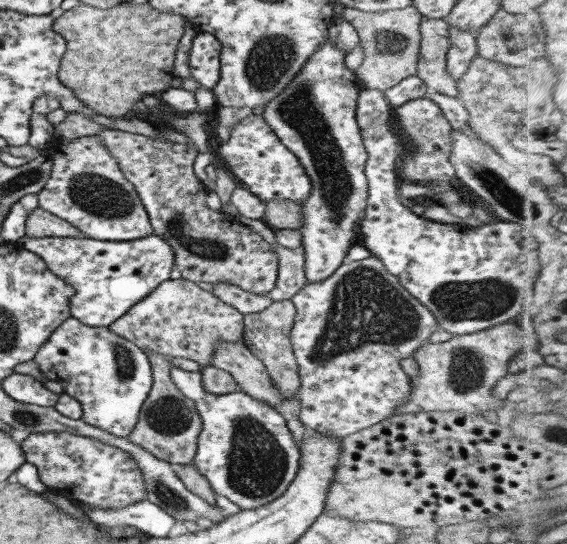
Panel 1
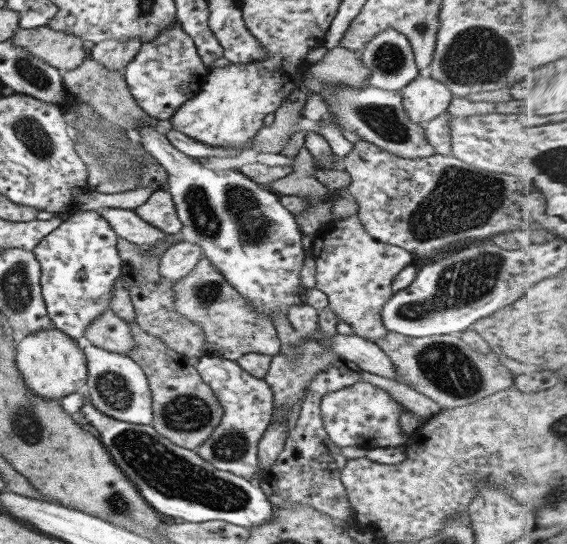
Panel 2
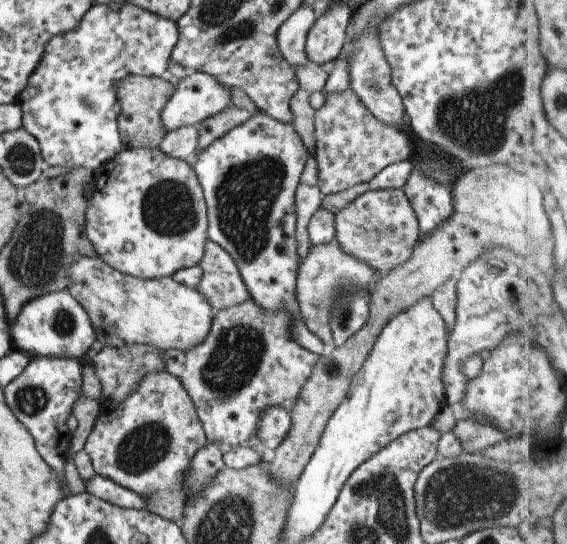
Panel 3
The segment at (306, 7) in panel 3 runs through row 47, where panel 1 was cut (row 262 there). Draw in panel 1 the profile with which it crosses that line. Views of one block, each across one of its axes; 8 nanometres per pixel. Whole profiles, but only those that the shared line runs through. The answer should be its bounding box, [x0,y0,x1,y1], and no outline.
[267,245,307,302]

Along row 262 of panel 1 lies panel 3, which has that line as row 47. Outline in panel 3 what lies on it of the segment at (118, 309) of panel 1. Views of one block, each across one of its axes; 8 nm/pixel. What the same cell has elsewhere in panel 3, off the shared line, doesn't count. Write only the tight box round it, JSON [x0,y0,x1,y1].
[18,4,178,171]

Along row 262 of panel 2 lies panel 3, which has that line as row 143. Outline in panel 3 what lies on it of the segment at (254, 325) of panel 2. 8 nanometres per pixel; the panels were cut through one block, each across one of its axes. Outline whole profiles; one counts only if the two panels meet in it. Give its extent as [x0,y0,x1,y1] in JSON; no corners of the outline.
[195,103,251,156]

